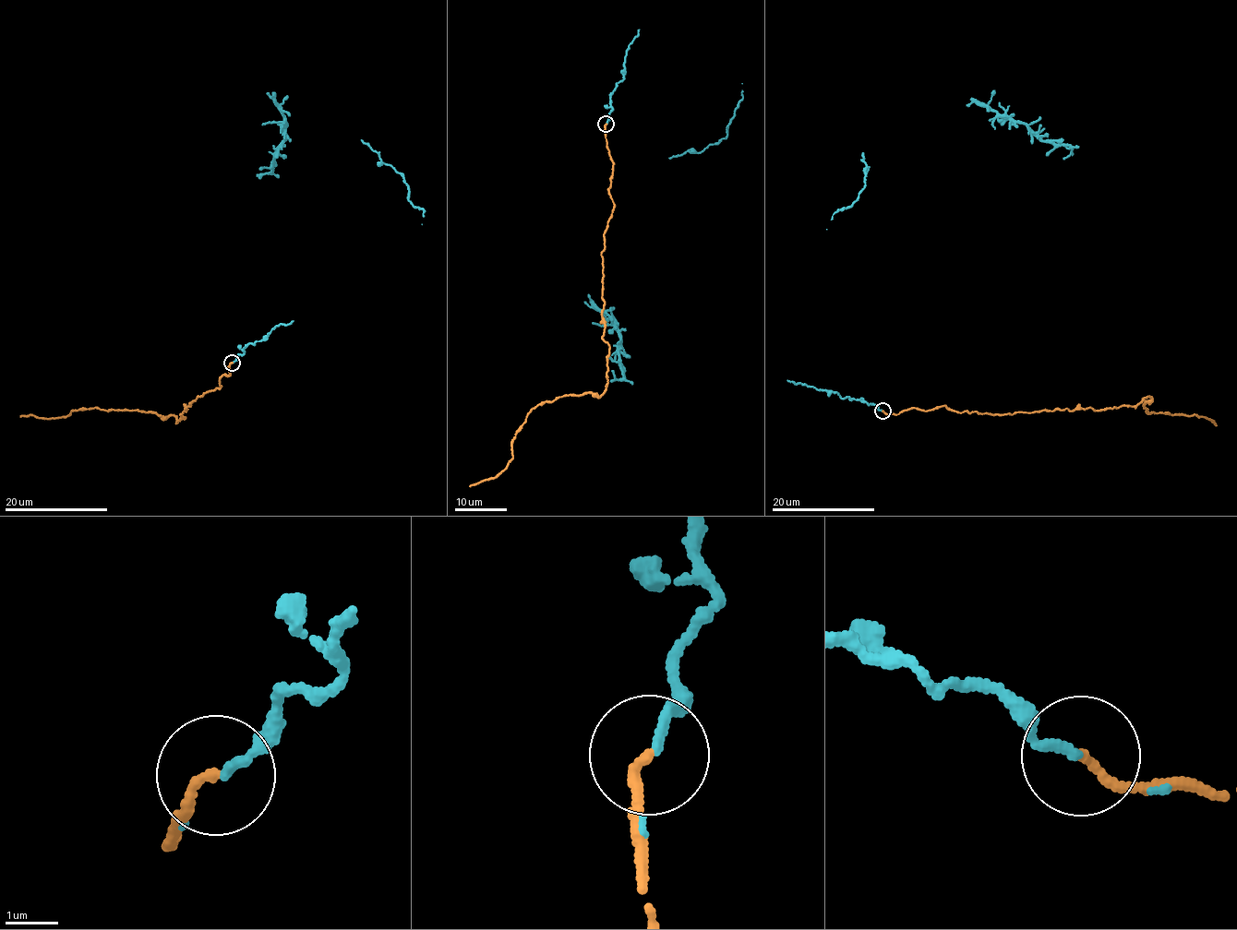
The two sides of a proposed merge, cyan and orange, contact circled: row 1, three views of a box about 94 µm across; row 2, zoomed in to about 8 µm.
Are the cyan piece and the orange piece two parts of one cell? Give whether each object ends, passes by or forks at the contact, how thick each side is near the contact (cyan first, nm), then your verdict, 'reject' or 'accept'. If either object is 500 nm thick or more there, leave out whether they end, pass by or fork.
cyan passes by | orange ends | 130/180 nm | accept

